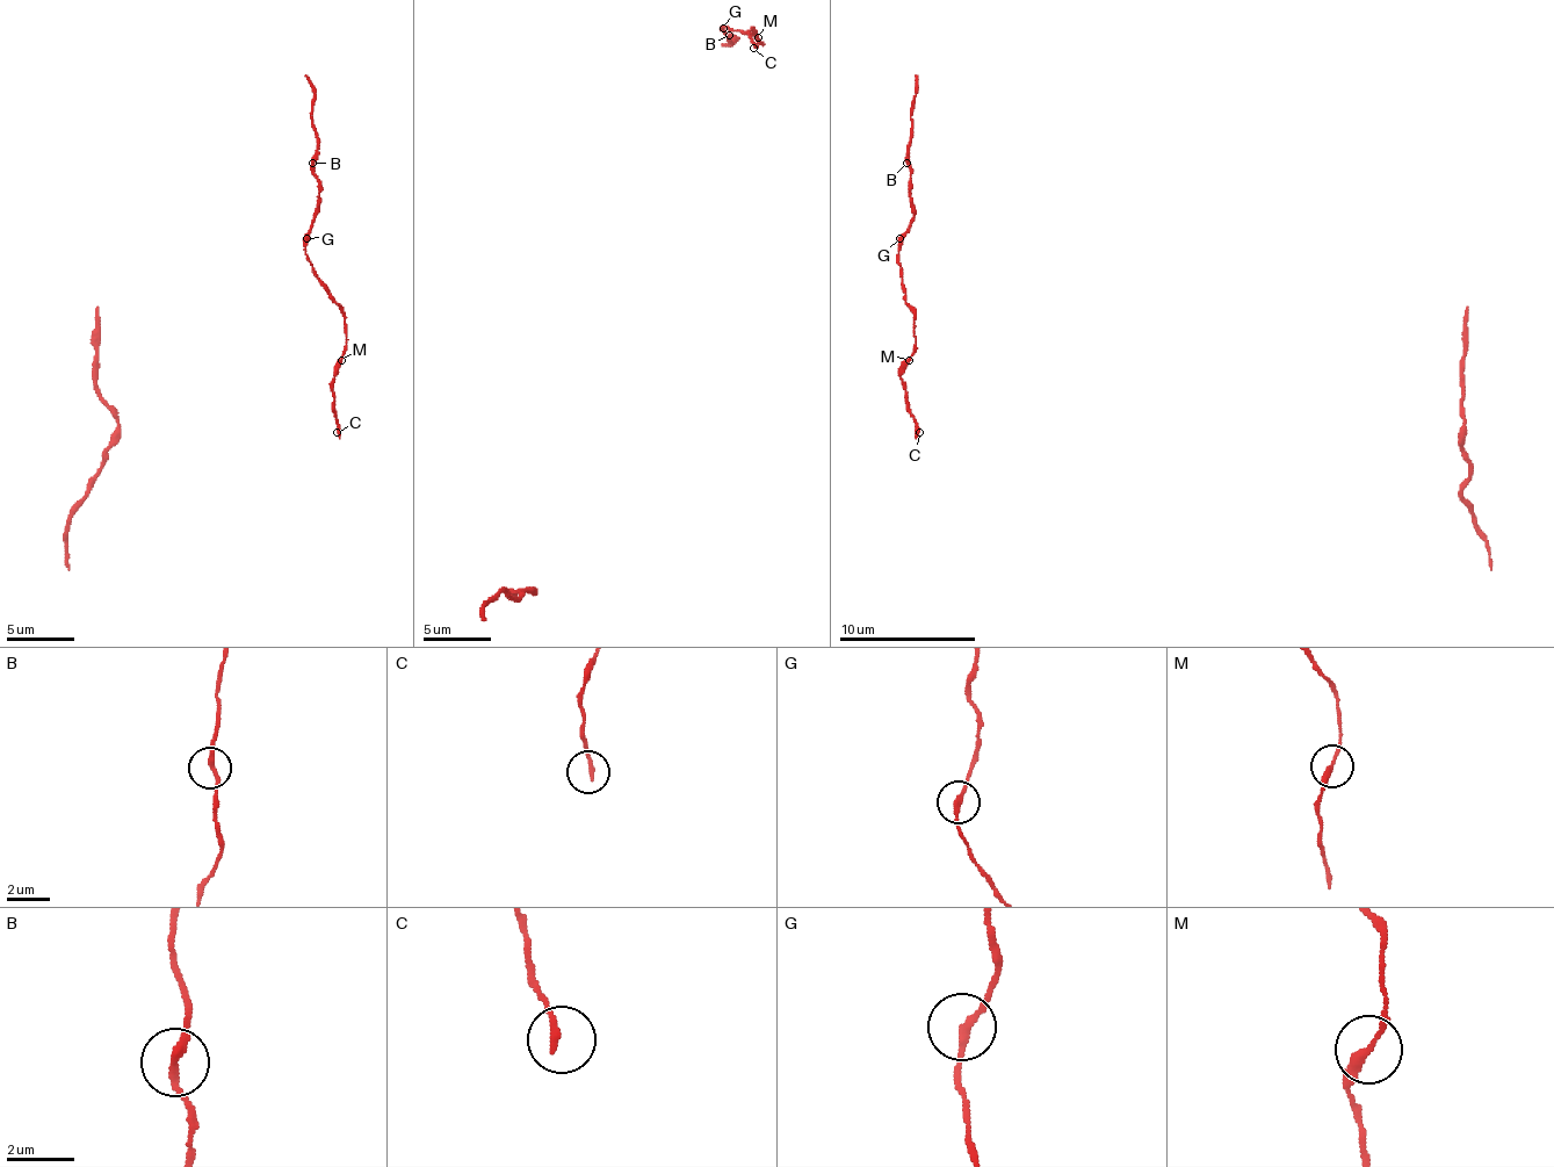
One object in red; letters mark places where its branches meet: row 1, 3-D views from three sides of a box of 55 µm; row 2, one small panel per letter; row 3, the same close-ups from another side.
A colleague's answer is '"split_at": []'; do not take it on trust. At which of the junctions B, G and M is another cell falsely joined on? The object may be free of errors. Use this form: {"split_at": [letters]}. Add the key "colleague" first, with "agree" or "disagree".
{"colleague": "agree", "split_at": []}

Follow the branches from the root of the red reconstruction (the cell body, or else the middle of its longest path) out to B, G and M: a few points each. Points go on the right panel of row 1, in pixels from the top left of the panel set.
B: (919, 432), (903, 381), (916, 344), (912, 307), (900, 268), (900, 238), (912, 217), (906, 163)
G: (919, 432), (903, 381), (903, 367), (912, 354), (916, 337), (912, 307), (906, 300), (900, 268), (900, 238)
M: (919, 432), (916, 418), (910, 412), (903, 381), (903, 367), (910, 361)

